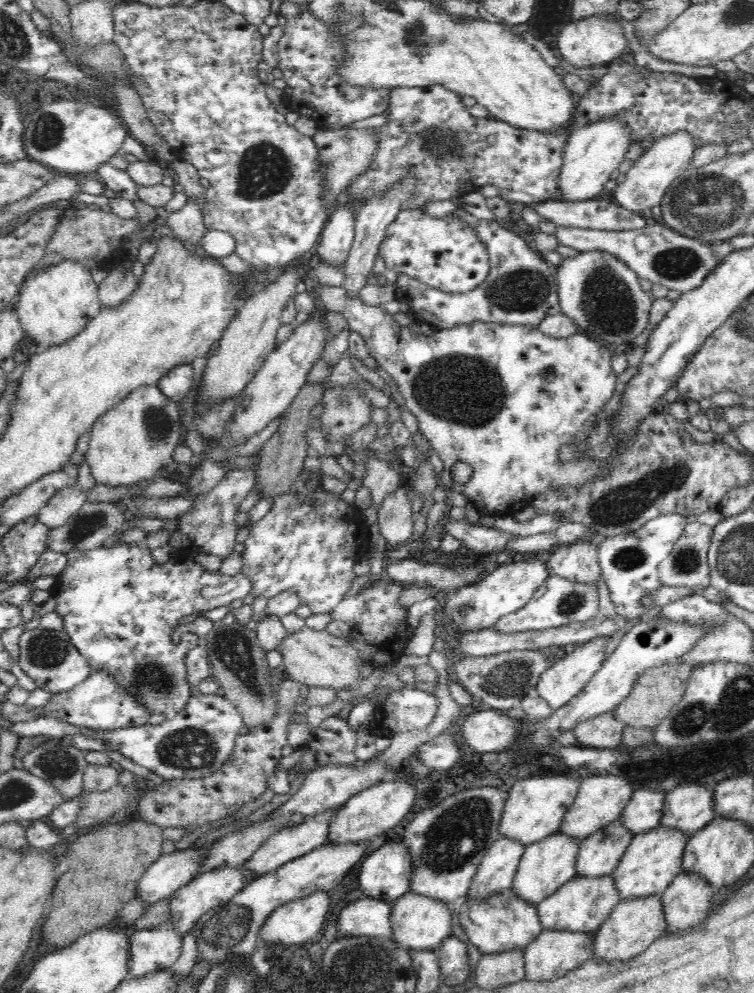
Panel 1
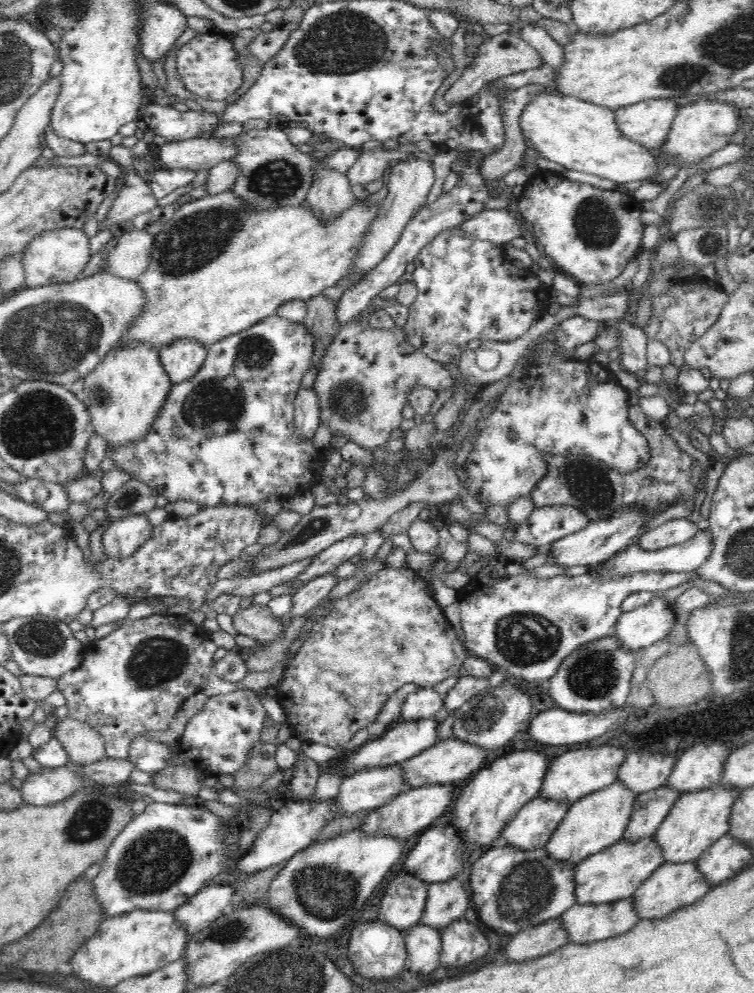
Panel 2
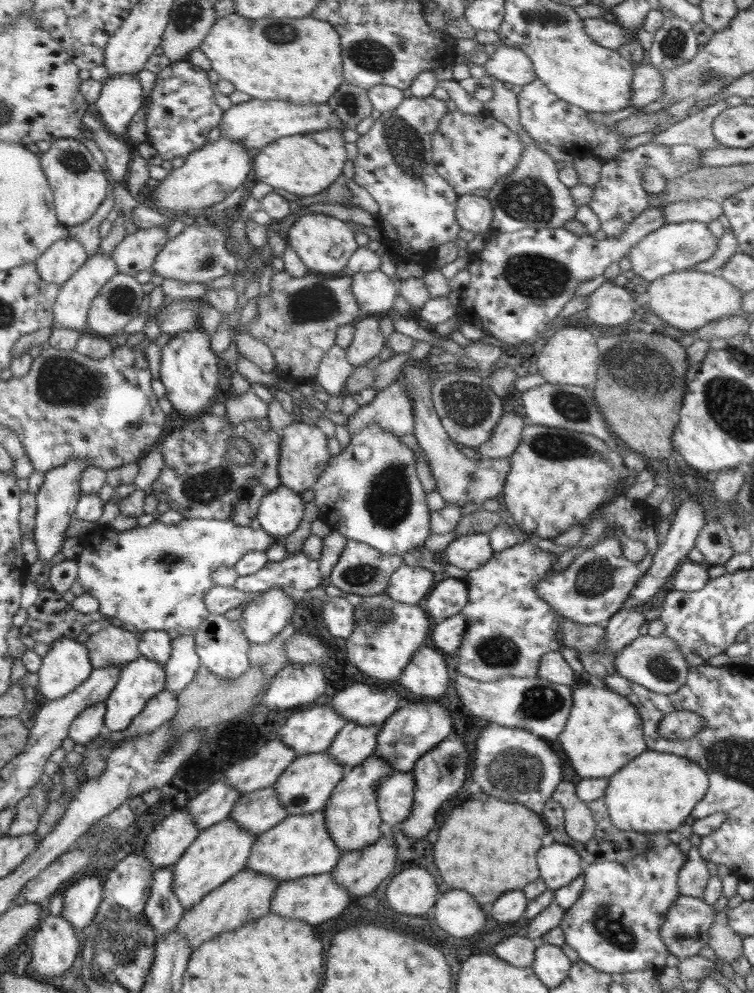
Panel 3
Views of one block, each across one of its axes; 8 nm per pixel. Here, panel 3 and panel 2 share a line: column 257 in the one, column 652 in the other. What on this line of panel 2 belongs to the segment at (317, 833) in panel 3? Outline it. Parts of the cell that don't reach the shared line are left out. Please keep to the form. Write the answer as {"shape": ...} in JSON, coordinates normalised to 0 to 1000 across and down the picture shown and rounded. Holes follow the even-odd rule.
{"shape":[[[866,842],[849,844],[846,848],[822,845],[812,852],[772,865],[763,871],[763,901],[767,910],[798,910],[817,908],[825,904],[837,904],[849,892],[881,865],[874,850]]]}

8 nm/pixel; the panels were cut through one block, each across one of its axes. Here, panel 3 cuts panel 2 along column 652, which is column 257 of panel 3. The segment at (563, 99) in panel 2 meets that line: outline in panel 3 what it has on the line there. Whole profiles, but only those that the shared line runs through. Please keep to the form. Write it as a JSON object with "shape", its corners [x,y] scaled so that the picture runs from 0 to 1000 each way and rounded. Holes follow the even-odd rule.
{"shape":[[[434,130],[422,134],[393,135],[366,140],[363,143],[336,153],[336,169],[342,182],[362,189],[374,189],[393,197],[414,197],[432,192],[446,183],[459,163],[459,143],[455,132]]]}

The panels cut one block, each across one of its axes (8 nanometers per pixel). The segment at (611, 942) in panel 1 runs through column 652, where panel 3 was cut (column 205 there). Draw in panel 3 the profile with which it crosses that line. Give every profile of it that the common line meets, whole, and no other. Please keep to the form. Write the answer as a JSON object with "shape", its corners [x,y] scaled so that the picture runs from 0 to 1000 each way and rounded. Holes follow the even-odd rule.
{"shape":[[[324,875],[297,887],[296,891],[276,897],[276,900],[269,902],[263,910],[245,916],[233,936],[244,945],[244,949],[252,952],[252,959],[257,959],[271,949],[289,945],[290,941],[313,937],[317,933],[358,919],[361,901],[370,889],[369,885],[346,881],[344,878],[332,875]]]}

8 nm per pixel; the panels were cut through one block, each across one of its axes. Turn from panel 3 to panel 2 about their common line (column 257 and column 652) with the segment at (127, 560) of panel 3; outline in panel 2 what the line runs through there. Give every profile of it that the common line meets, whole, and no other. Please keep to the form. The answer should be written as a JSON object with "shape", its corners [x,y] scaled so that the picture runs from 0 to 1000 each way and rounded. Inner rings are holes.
{"shape":[[[899,522],[854,537],[846,548],[851,554],[867,556],[915,545],[926,536],[923,527],[918,527],[911,522]]]}

